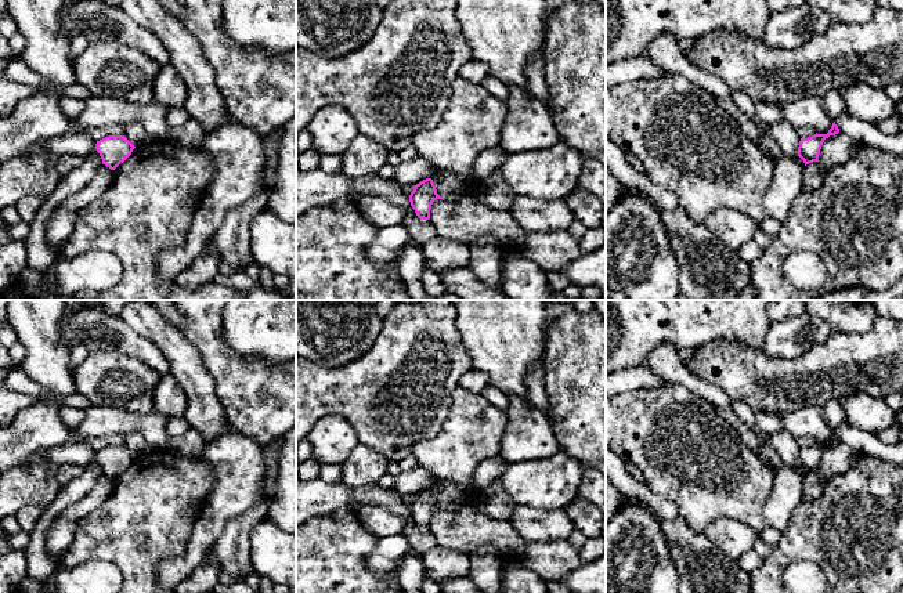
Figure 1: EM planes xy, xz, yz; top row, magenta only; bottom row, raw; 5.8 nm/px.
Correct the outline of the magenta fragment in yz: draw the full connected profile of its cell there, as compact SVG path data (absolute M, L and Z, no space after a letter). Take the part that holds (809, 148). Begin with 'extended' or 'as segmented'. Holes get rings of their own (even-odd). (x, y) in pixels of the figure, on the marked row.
as segmented; M834 122L827 134L816 133L812 137L801 138L799 147L798 147L798 156L803 160L805 166L813 162L819 162L820 149L824 140L838 133L839 133L839 129Z

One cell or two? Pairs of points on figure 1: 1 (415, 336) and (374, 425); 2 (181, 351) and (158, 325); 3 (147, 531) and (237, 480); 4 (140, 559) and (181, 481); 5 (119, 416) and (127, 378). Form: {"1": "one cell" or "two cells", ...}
{"1": "one cell", "2": "one cell", "3": "two cells", "4": "one cell", "5": "two cells"}

